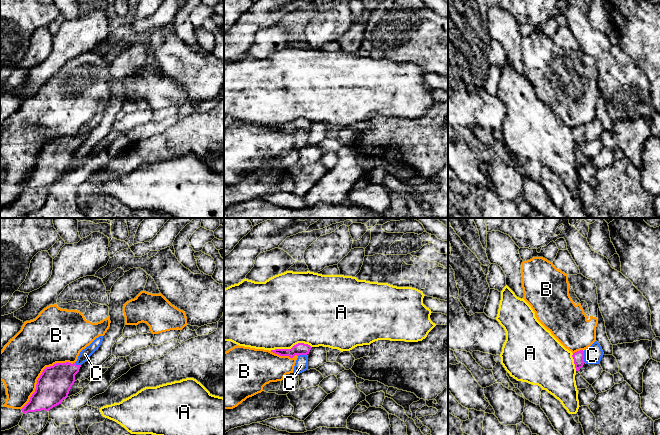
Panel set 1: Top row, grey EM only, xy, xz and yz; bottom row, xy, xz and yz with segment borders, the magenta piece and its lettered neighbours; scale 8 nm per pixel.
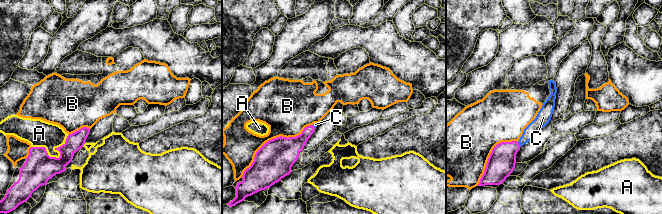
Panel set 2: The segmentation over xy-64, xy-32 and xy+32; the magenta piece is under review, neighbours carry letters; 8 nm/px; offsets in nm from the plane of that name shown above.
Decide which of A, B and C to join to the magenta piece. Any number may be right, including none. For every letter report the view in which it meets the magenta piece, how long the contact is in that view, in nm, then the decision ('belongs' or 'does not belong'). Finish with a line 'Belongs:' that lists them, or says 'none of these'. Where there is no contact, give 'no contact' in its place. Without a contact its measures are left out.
A: xz | 340 nm | does not belong
B: xy | 550 nm | does not belong
C: yz | 100 nm | belongs
Belongs: C

